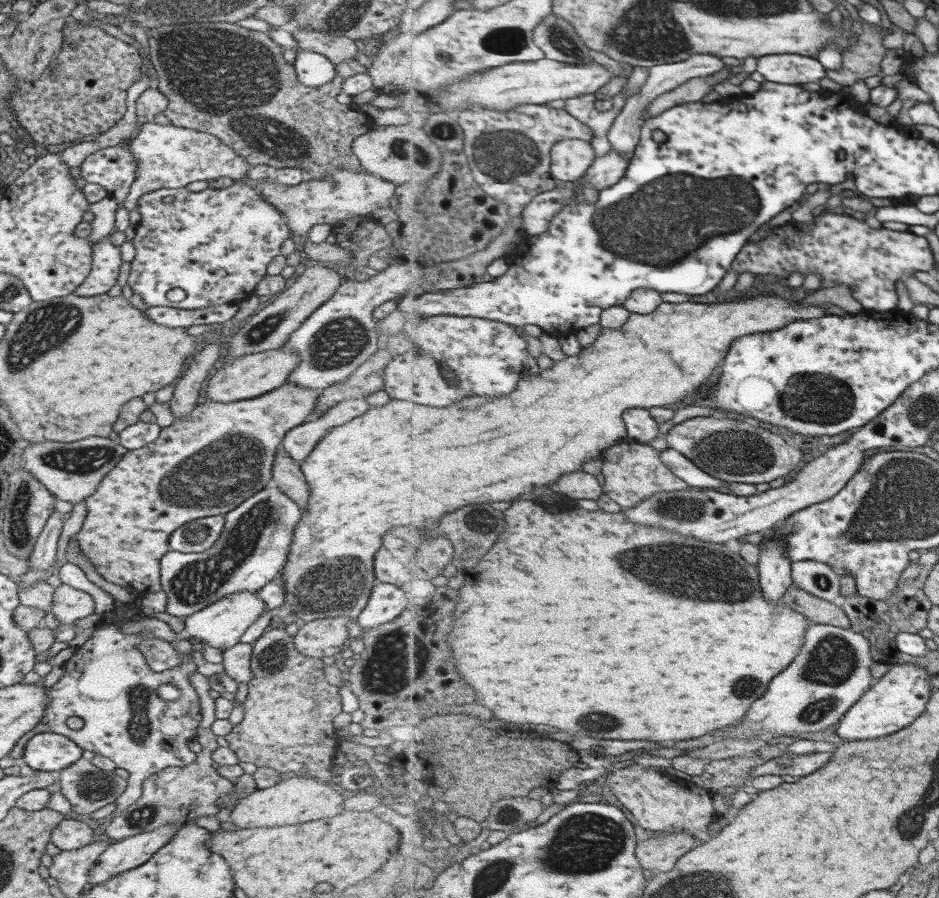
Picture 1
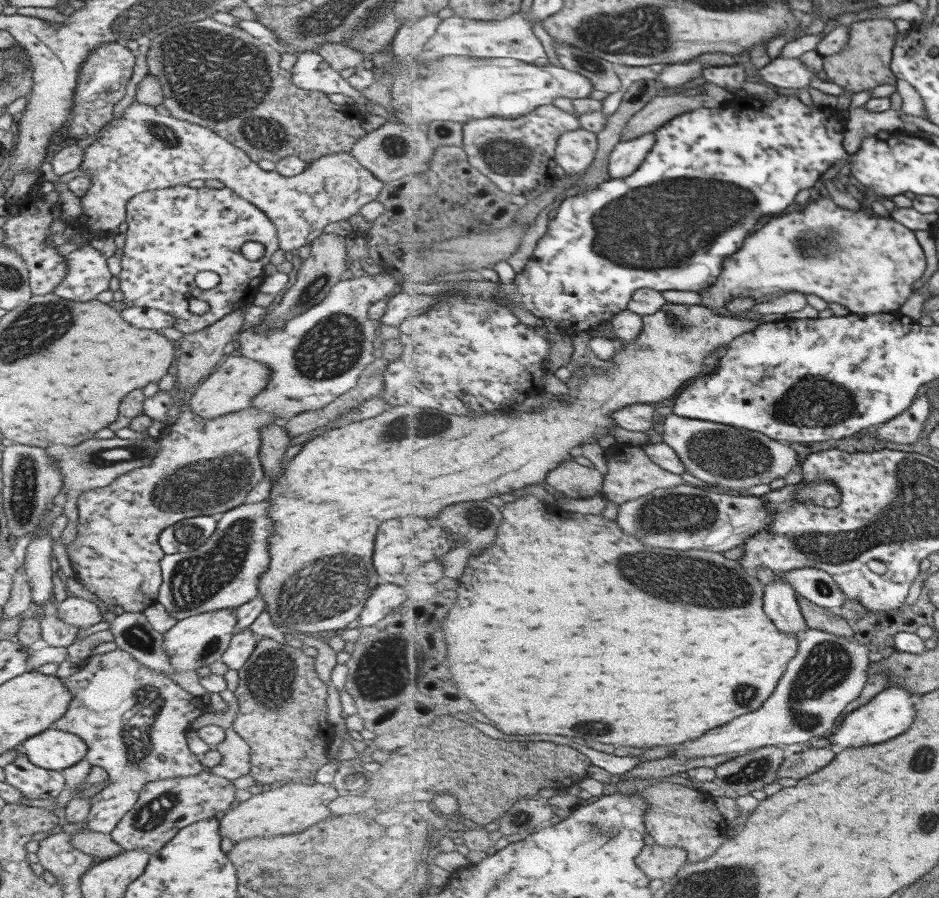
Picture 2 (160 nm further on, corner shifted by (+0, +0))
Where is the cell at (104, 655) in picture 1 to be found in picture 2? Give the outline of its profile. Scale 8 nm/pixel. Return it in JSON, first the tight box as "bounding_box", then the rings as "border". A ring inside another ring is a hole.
{"bounding_box":[50,649,205,834],"border":[[[115,649],[78,662],[78,670],[64,678],[72,703],[50,729],[70,732],[89,748],[88,763],[108,772],[111,784],[91,798],[88,829],[110,834],[136,804],[144,784],[204,771],[188,749],[186,734],[193,721],[205,713],[202,698],[193,696],[172,679],[144,666],[125,650]]]}

